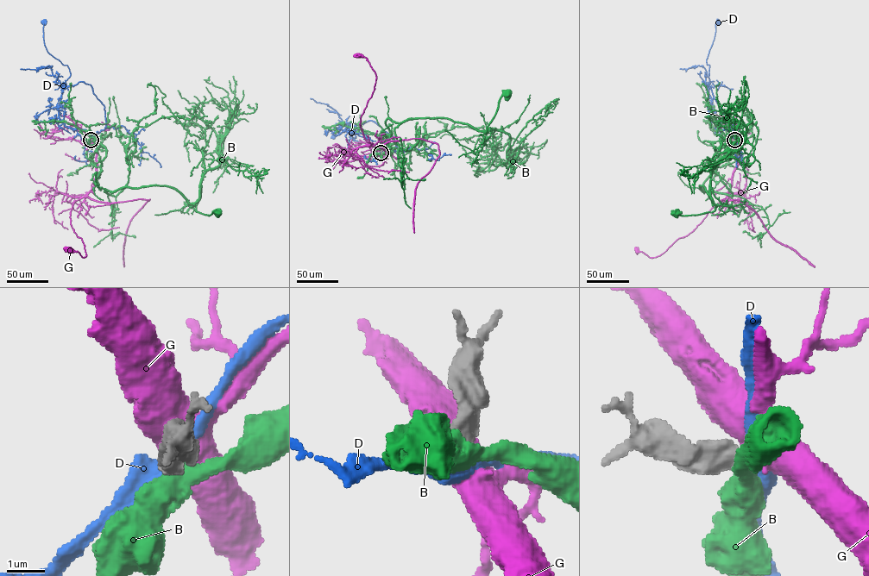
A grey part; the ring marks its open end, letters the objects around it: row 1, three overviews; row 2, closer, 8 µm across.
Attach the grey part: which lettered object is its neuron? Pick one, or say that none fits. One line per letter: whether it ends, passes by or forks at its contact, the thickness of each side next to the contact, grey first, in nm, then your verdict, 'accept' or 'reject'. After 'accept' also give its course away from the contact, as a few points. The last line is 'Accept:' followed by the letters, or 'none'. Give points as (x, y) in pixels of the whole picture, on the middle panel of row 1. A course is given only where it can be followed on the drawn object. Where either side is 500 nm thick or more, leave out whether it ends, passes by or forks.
B: 550/440 nm | reject
D: it passes by | 480/420 nm | reject
G: 500/500 nm | reject
Accept: none

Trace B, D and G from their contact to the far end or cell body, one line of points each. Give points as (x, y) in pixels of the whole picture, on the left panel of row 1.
B: (91, 140), (87, 158), (99, 144), (106, 152), (98, 186), (168, 186), (198, 201), (197, 212), (217, 213)
D: (91, 140), (105, 128), (104, 106), (91, 84), (79, 82), (65, 86), (69, 69), (47, 52), (44, 23)
G: (91, 140), (97, 149), (97, 172), (94, 187), (87, 196), (112, 203), (149, 199), (128, 228), (124, 266)

